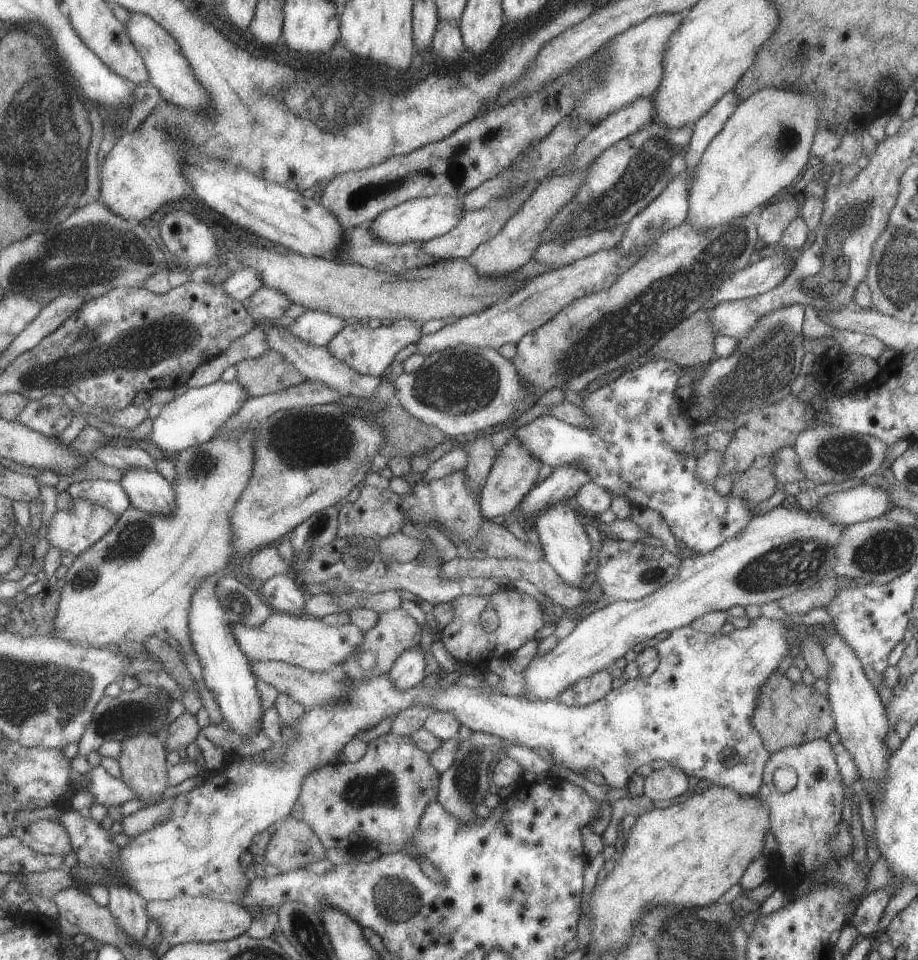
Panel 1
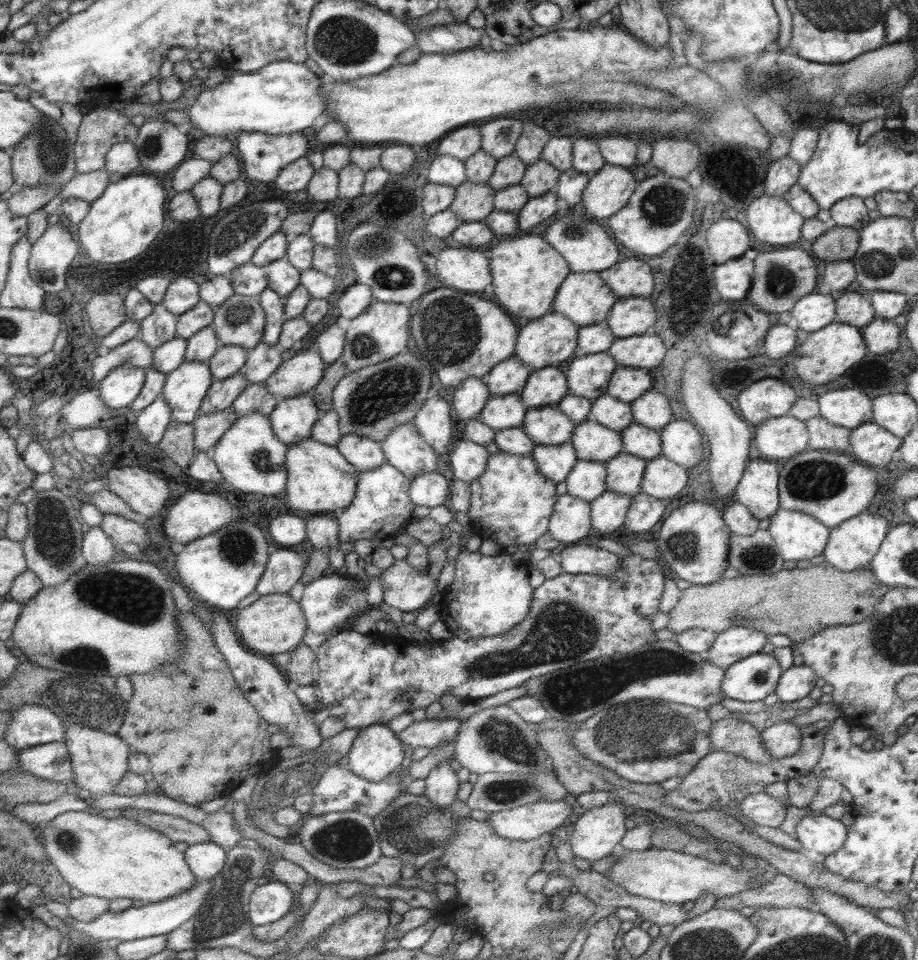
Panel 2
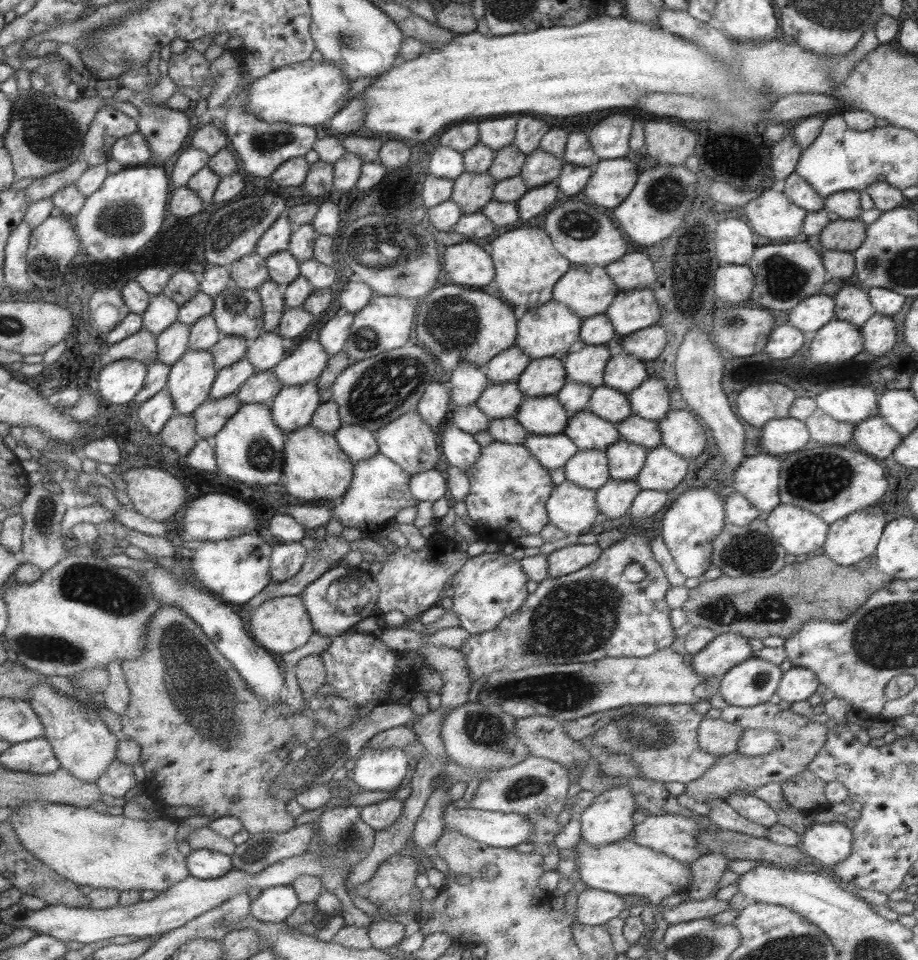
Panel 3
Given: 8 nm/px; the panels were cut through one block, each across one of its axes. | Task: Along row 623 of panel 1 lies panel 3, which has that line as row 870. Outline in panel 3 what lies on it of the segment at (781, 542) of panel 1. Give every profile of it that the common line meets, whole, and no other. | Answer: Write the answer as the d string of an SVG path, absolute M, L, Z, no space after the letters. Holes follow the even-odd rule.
M619 839L611 844L591 846L579 840L575 846L577 856L572 859L572 865L578 872L578 877L587 888L605 890L613 894L634 894L653 900L653 904L669 894L681 893L681 890L691 885L689 867L685 863L673 859L661 852L655 852L647 847L639 846L629 839Z

